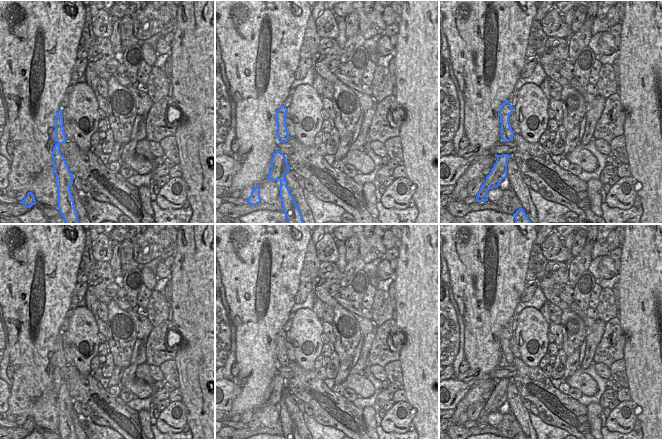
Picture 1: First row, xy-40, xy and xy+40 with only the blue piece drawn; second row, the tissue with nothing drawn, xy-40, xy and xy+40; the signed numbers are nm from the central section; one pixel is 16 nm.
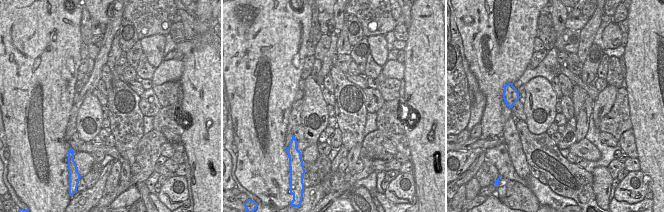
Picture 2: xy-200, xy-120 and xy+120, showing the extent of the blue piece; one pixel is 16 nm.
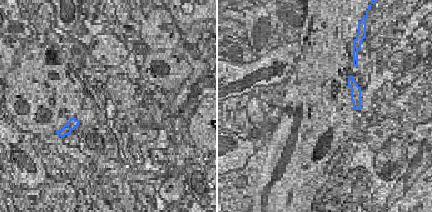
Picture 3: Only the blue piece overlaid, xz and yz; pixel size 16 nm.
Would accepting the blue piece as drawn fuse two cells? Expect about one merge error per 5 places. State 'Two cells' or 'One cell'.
Two cells

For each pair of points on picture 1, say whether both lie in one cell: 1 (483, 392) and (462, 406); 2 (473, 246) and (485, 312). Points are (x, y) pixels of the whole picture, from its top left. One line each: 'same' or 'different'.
1: same
2: same

